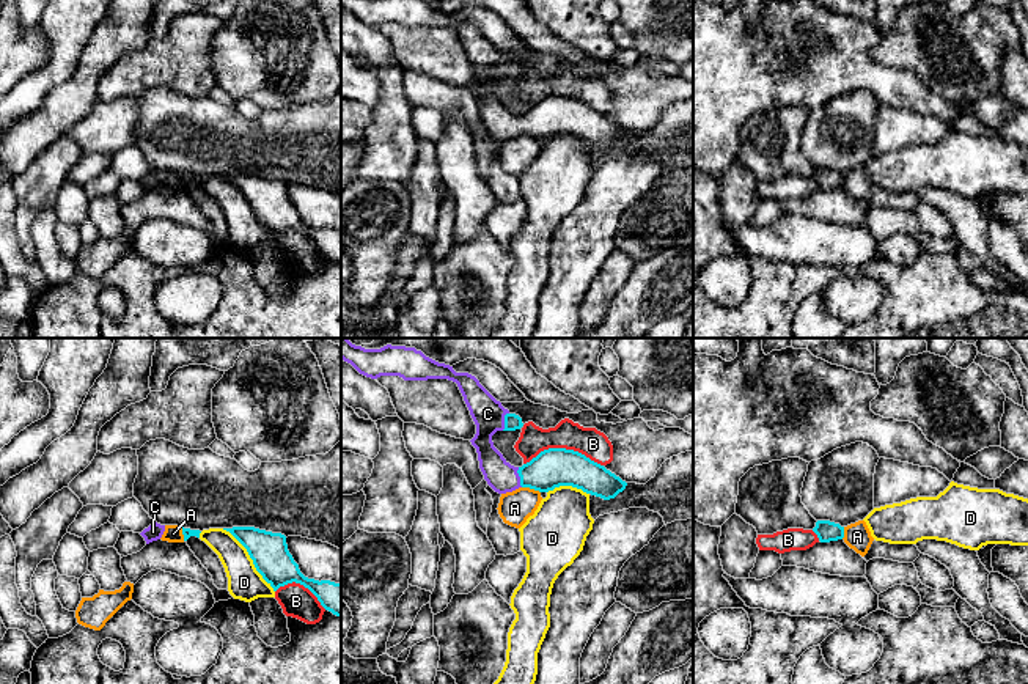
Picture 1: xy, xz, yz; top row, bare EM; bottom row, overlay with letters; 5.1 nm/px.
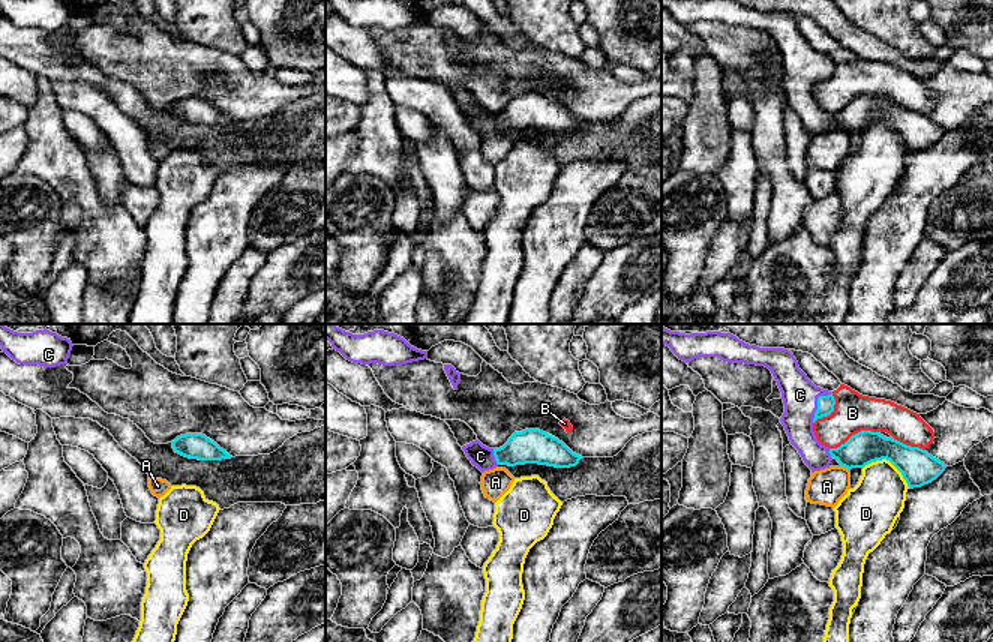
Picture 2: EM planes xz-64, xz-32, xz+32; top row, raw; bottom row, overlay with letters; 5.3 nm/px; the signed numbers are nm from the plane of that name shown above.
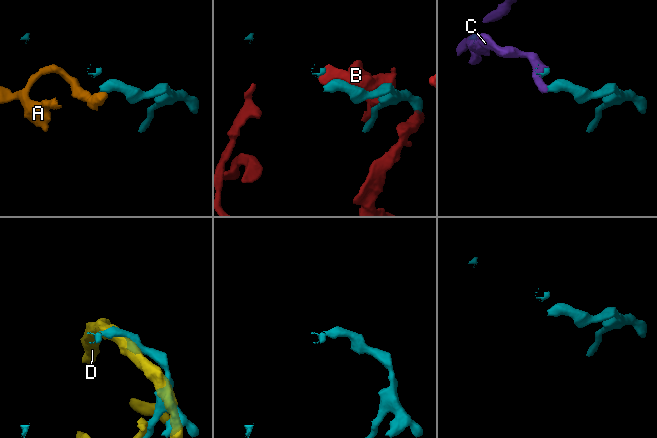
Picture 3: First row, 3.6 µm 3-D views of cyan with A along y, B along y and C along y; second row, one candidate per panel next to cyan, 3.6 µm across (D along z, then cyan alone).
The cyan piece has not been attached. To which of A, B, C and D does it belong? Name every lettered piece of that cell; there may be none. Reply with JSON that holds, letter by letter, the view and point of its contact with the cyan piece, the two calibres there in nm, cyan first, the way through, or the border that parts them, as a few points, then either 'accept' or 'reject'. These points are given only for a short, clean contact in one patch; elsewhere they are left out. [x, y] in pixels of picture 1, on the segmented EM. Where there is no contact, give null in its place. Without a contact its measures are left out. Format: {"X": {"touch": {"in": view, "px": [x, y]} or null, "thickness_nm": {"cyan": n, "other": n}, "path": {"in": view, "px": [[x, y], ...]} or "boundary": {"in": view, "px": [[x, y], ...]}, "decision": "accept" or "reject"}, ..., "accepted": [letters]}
{"A": {"touch": {"in": "xz", "px": [532, 488]}, "thickness_nm": {"cyan": 200, "other": 170}, "boundary": {"in": "xz", "px": [[522, 486], [539, 492]]}, "decision": "reject"}, "B": {"touch": {"in": "xz", "px": [563, 448]}, "thickness_nm": {"cyan": 200, "other": 150}, "decision": "reject"}, "C": {"touch": {"in": "xz", "px": [519, 475]}, "thickness_nm": {"cyan": 200, "other": 160}, "decision": "accept"}, "D": {"touch": {"in": "xy", "px": [250, 557]}, "thickness_nm": {"cyan": 190, "other": 180}, "decision": "reject"}, "accepted": ["C"]}

